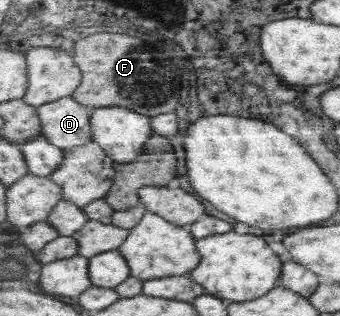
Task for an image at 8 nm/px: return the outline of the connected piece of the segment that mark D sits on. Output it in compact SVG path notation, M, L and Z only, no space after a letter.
M73 96L38 107L43 136L66 150L90 144L95 137L91 118L96 109L84 106Z

